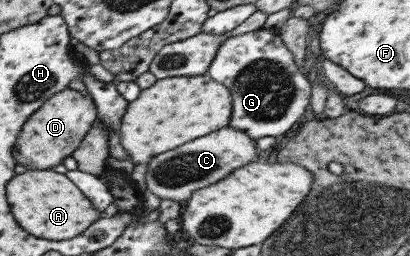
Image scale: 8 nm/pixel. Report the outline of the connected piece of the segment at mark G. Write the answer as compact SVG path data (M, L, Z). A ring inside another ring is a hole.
M261 27L226 37L205 72L230 91L231 114L227 127L244 131L254 141L260 137L282 137L294 123L299 123L310 101L310 82L294 63L292 52L286 48L278 31L278 27Z

